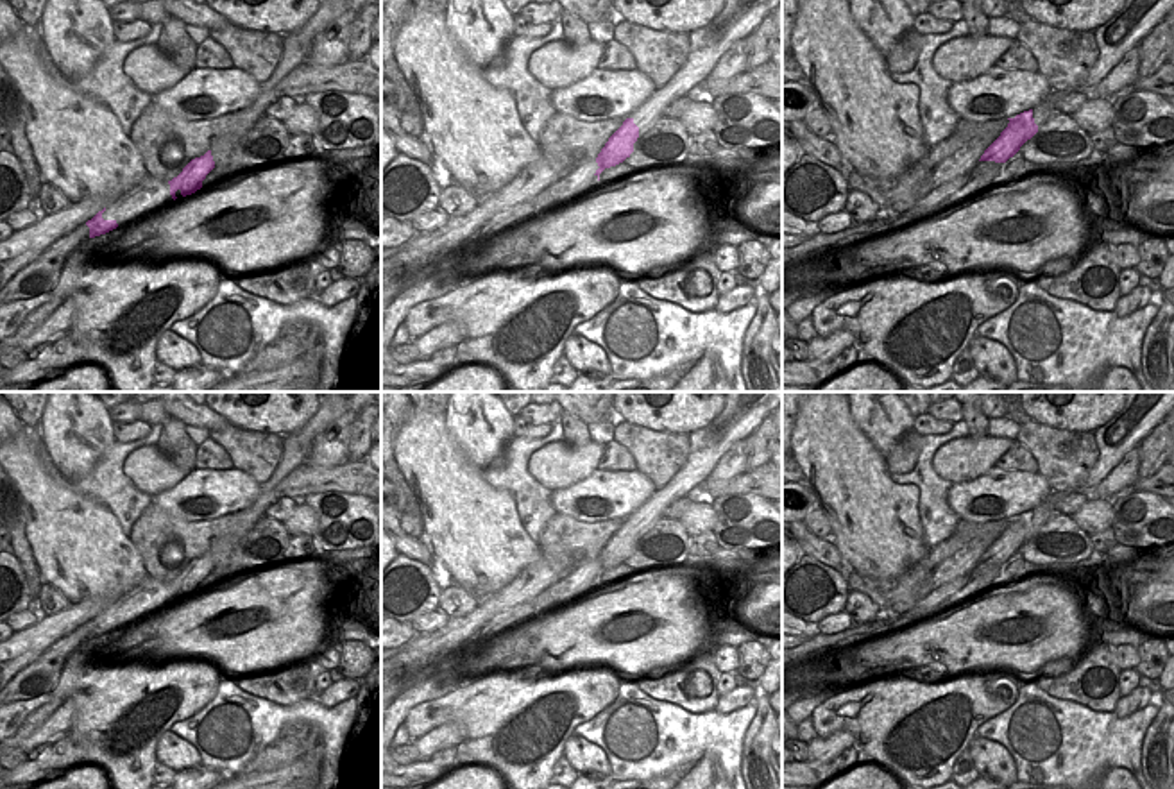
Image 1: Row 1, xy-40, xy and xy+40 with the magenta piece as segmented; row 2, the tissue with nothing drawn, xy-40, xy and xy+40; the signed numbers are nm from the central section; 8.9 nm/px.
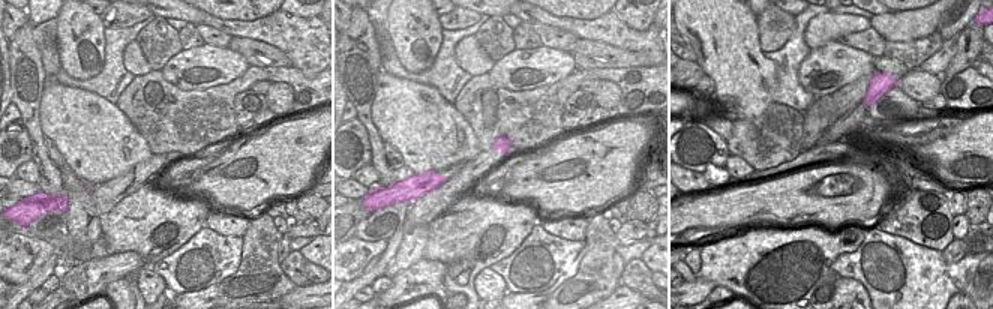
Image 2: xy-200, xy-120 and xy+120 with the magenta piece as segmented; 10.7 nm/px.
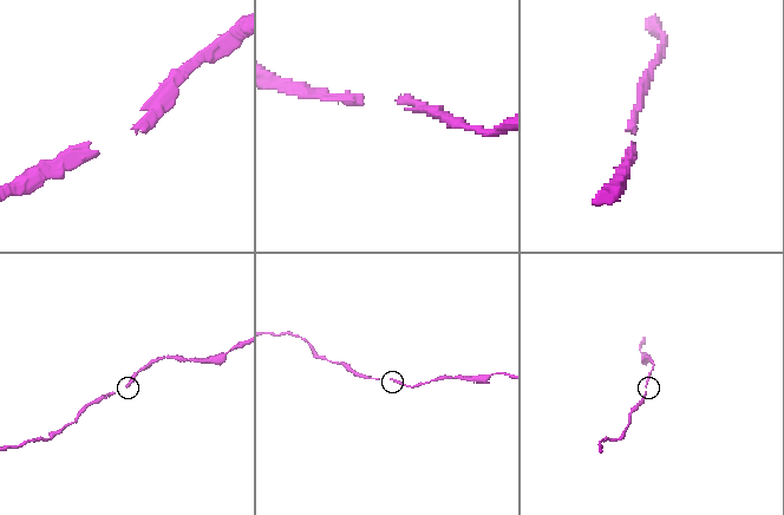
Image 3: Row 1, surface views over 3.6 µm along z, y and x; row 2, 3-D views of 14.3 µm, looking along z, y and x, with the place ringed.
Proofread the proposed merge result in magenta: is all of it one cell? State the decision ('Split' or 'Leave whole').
Leave whole

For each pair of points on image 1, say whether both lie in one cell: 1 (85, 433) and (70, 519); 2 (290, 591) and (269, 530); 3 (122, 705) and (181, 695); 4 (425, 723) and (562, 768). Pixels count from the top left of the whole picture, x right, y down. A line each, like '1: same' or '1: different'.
1: different
2: different
3: same
4: different

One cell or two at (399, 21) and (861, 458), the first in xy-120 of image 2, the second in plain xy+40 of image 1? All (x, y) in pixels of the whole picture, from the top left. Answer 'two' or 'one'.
two

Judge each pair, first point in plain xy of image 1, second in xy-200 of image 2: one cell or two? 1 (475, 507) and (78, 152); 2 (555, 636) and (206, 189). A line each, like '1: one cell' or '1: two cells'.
1: one cell
2: one cell

